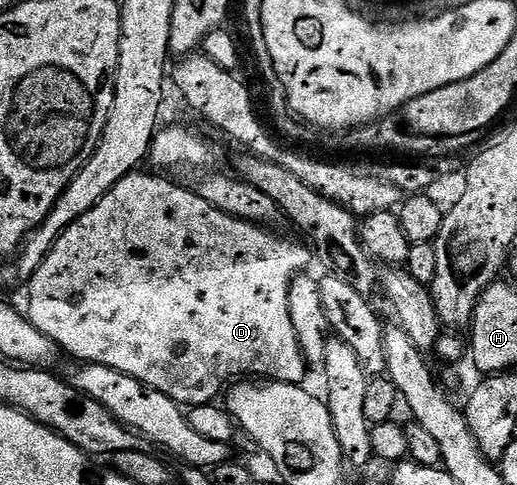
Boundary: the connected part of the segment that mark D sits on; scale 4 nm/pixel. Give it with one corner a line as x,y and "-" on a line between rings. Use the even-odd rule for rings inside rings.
135,172
124,176
124,180
120,180
120,184
116,184
116,188
112,188
112,192
108,192
108,196
104,196
104,200
100,200
100,204
96,204
96,208
92,208
92,212
84,212
84,216
80,216
80,220
76,220
70,227
65,230
56,240
56,244
48,252
48,256
44,260
44,264
40,264
40,268
30,278
28,289
30,289
30,303
24,306
25,313
28,315
32,324
36,324
36,328
40,328
40,332
44,332
44,336
48,336
53,340
59,348
59,351
71,354
77,361
82,364
93,364
96,366
107,366
109,370
116,372
124,372
128,376
132,376
136,380
140,380
144,384
148,384
152,388
156,388
156,392
164,392
164,396
168,396
172,401
181,404
183,407
192,406
208,406
215,401
214,398
218,393
221,395
227,389
228,384
235,380
245,379
247,376
253,376
258,380
269,380
271,382
289,382
302,384
306,381
306,370
308,371
308,363
306,358
300,352
300,340
296,340
296,328
292,328
292,316
288,316
288,288
290,281
296,275
303,273
307,269
306,266
310,262
310,254
312,258
312,250
309,245
301,246
298,242
293,242
290,238
281,238
280,235
274,234
273,229
265,226
257,226
251,222
245,222
239,218
228,216
224,212
220,212
216,208
212,208
212,204
208,204
208,200
200,200
200,196
196,196
193,189
177,186
174,182
169,182
169,177
163,176
161,173
142,174
143,172

